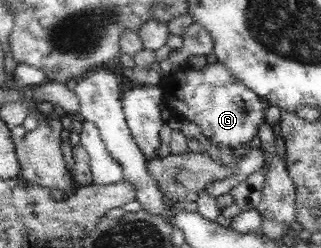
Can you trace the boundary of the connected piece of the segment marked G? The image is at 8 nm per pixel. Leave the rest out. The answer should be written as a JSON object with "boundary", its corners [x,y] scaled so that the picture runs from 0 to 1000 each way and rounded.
{"boundary":[[[685,246],[642,254],[620,282],[548,286],[533,315],[542,331],[536,387],[555,395],[555,431],[576,488],[611,500],[667,581],[723,593],[776,573],[829,476],[822,403],[754,339]]]}

